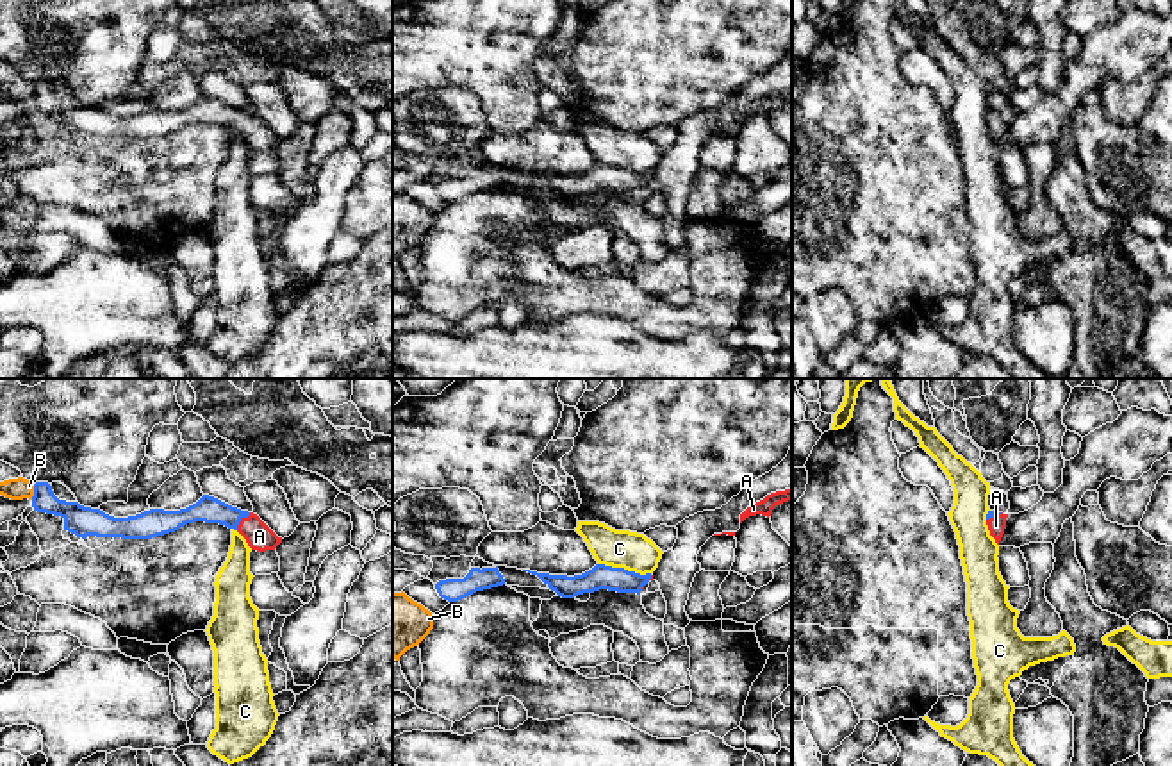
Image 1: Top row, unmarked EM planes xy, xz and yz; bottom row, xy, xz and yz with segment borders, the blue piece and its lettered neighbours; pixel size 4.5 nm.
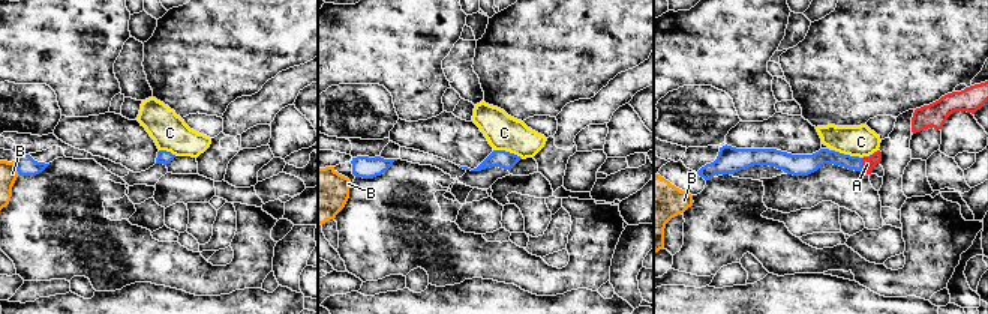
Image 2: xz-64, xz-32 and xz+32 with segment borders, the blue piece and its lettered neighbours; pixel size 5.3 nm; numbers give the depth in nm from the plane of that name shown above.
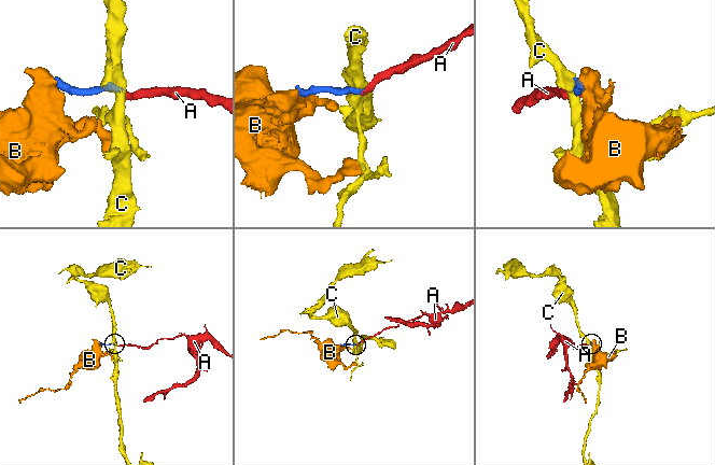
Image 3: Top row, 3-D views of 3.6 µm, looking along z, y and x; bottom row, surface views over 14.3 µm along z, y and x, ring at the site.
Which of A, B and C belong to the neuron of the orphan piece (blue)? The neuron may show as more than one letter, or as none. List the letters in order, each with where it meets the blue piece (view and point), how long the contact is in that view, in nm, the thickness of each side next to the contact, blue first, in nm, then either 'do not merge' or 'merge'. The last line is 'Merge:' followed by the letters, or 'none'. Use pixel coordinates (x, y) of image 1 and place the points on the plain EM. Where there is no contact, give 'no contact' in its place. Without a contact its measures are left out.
A: contact xy (239, 120); length 100 nm; calibres 120 and 120 nm; merge
B: contact xy (34, 91); length 70 nm; calibres 140 and 100 nm; do not merge
C: contact xz (623, 168); length 240 nm; calibres 110 and 180 nm; do not merge
Merge: A

